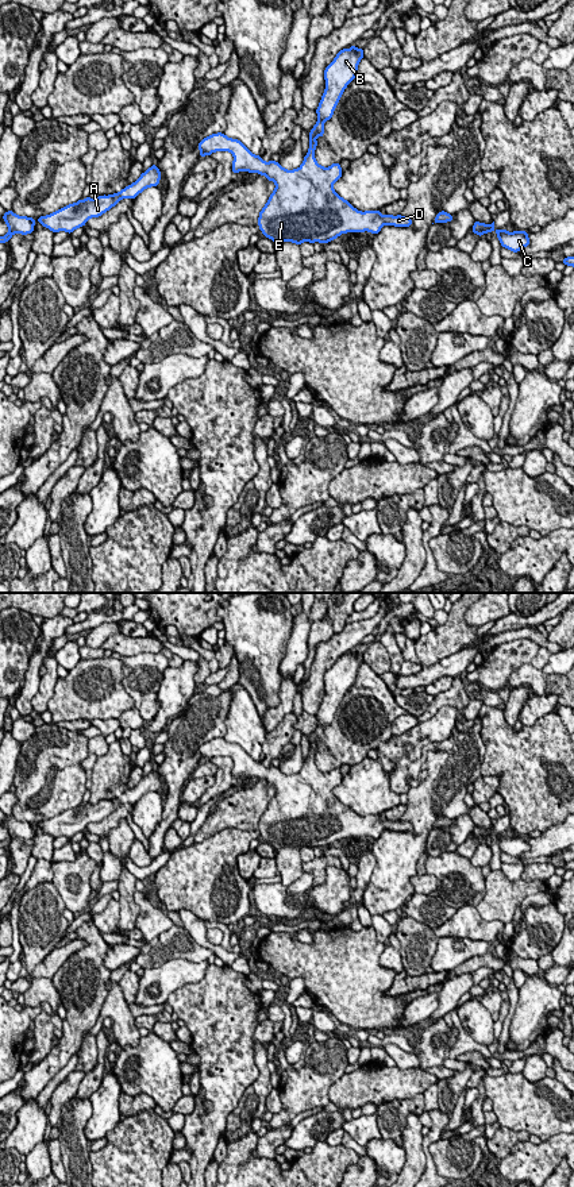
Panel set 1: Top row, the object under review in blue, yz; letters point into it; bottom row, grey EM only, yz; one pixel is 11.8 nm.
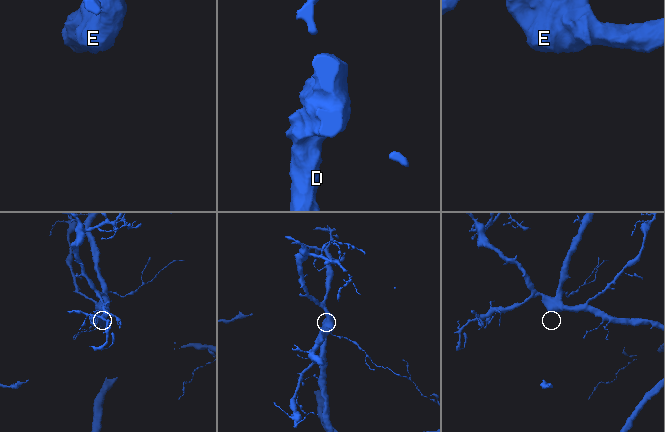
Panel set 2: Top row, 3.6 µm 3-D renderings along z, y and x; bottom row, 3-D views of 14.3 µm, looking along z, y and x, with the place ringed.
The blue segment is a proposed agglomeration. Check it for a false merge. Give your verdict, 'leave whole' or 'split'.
leave whole

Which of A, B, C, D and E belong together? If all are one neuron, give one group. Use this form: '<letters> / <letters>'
A B C D E

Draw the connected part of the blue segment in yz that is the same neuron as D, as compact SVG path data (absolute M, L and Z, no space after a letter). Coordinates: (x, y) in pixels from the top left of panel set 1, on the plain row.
M353 650L350 654L340 655L334 666L324 674L325 695L321 701L316 718L319 721L315 732L309 736L309 755L298 774L286 775L280 767L265 767L261 760L254 760L239 744L226 741L223 737L212 739L199 748L200 763L211 760L215 756L230 756L234 760L232 778L238 779L244 775L257 776L265 781L267 786L276 789L276 794L270 799L266 810L259 817L258 830L262 839L273 847L303 847L328 848L346 837L369 836L377 840L385 829L394 832L409 832L412 824L409 821L381 820L378 814L361 817L355 814L347 805L342 803L332 793L340 785L340 767L332 768L330 772L320 771L315 764L316 743L324 740L324 727L330 725L346 694L355 683L358 668L363 663L363 654Z

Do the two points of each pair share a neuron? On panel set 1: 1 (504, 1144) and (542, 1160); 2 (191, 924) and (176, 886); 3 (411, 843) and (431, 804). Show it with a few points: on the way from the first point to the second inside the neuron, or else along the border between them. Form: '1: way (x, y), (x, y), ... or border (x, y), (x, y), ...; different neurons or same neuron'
1: border (528, 1139), (517, 1143), (499, 1160); different neurons
2: border (177, 910), (191, 910), (204, 920); different neurons
3: way (419, 833), (422, 813); same neuron

